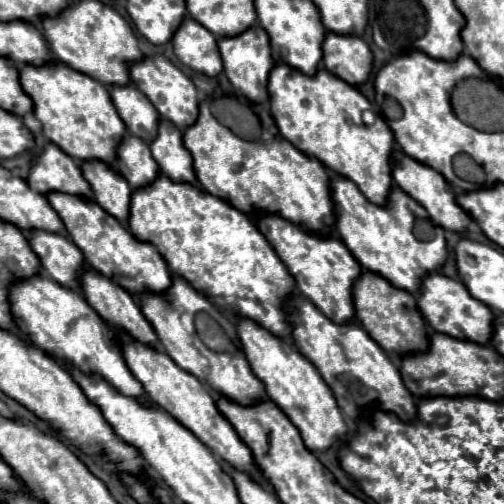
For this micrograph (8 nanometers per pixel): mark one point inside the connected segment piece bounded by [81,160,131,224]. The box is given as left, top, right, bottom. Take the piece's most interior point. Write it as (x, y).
(110, 191)

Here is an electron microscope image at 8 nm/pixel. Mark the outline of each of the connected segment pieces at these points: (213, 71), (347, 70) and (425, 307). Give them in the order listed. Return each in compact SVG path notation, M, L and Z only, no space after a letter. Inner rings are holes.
M185 18L173 36L175 56L195 72L217 76L223 72L217 38L193 18Z
M329 32L323 42L323 64L347 84L359 86L371 74L373 54L361 38Z
M431 272L429 276L423 278L417 304L419 304L423 318L427 320L427 324L435 332L455 336L457 340L471 340L471 342L477 342L477 344L489 344L495 314L493 314L491 308L487 308L487 304L483 304L481 300L475 300L467 292L463 282L447 278L439 272Z

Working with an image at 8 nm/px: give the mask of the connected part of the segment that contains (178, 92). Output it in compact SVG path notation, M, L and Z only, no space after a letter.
M151 56L151 58L143 58L141 62L131 64L131 82L133 82L135 88L139 88L151 100L151 104L157 108L157 112L163 118L171 120L179 130L189 128L197 120L197 116L199 116L197 88L167 58L163 58L163 56Z

